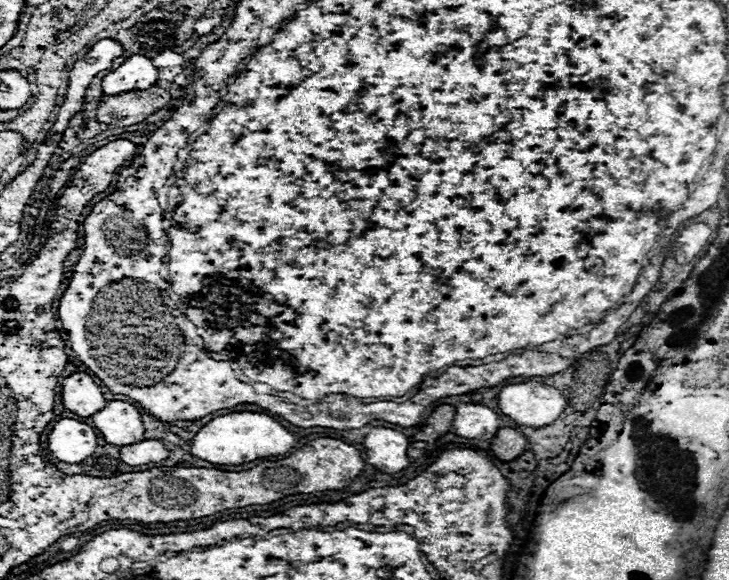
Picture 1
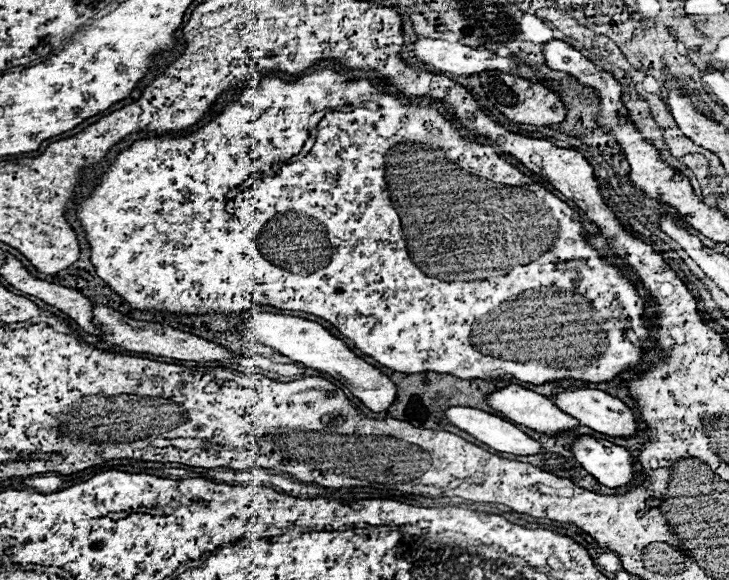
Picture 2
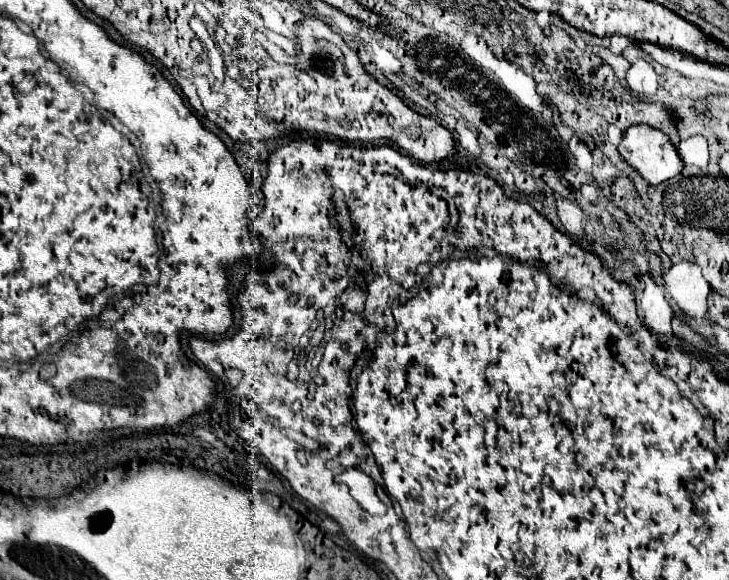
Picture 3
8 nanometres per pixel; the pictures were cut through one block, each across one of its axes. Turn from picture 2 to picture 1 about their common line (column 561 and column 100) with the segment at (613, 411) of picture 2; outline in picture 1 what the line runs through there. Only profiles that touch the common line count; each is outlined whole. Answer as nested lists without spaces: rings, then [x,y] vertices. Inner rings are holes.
[[[74,372],[62,380],[62,404],[66,410],[78,416],[92,416],[94,412],[102,410],[106,400],[96,386],[94,378],[86,372]]]

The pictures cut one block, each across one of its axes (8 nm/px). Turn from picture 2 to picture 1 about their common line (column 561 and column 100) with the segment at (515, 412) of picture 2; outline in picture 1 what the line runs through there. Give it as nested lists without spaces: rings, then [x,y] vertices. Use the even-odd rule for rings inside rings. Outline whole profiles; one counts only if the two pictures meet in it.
[[[110,400],[106,408],[92,416],[92,422],[108,444],[124,446],[144,440],[144,424],[140,412],[130,402]]]

